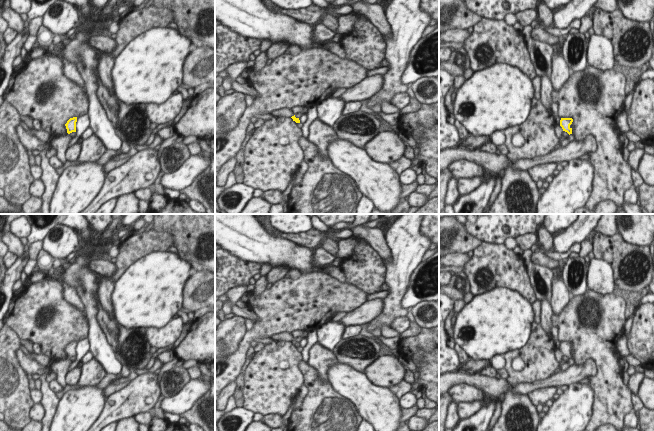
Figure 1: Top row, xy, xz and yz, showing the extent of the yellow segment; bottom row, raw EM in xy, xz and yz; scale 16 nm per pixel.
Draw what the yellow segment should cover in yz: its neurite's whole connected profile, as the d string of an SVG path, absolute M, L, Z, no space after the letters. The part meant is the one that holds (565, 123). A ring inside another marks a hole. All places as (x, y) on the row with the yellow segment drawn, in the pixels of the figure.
M561 118L560 120L560 126L562 127L563 131L567 132L569 135L572 134L572 128L570 127L572 122L572 118Z

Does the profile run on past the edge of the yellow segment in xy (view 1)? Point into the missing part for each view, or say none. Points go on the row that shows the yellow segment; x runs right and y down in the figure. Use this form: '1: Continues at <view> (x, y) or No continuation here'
1: No continuation here

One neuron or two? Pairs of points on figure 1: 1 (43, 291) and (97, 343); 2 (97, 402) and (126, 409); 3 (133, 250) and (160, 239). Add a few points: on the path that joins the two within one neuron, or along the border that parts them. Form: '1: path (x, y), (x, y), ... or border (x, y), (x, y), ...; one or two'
1: border (88, 324), (88, 335), (86, 337); two
2: border (106, 399), (101, 414), (95, 420); two
3: path (140, 245), (153, 241); one

